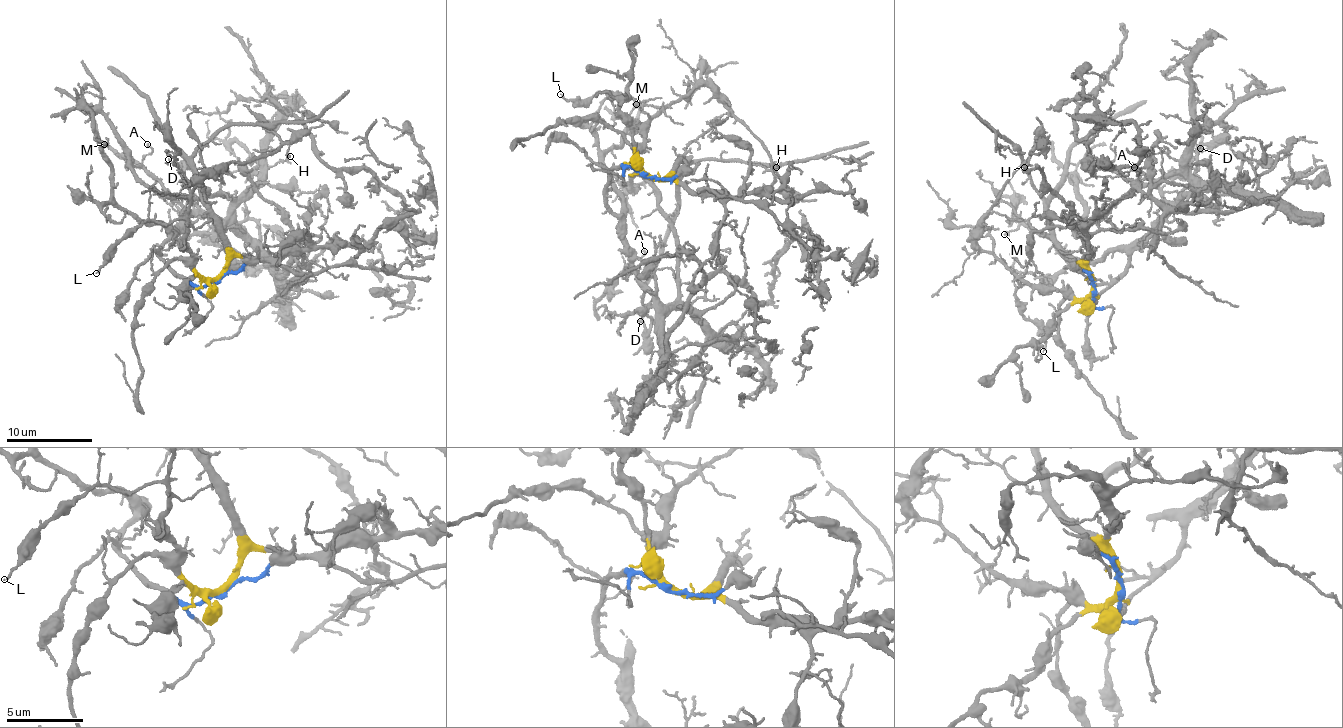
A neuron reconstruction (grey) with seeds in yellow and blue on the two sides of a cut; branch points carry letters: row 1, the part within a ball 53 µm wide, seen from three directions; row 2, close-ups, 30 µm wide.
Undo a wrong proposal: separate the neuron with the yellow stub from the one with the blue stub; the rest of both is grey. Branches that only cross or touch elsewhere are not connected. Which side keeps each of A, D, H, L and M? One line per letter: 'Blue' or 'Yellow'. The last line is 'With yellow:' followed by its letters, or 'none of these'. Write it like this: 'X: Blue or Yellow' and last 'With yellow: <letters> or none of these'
A: Blue
D: Blue
H: Yellow
L: Yellow
M: Blue
With yellow: H, L

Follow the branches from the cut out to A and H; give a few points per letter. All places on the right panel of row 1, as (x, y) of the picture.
A: (1094, 288), (1092, 304), (1095, 307), (1100, 291), (1122, 271), (1140, 241), (1167, 210), (1155, 179), (1134, 168)
H: (1092, 289), (1088, 295), (1077, 299), (1059, 291), (1040, 292), (976, 243), (1006, 181), (1029, 154), (1024, 168)

